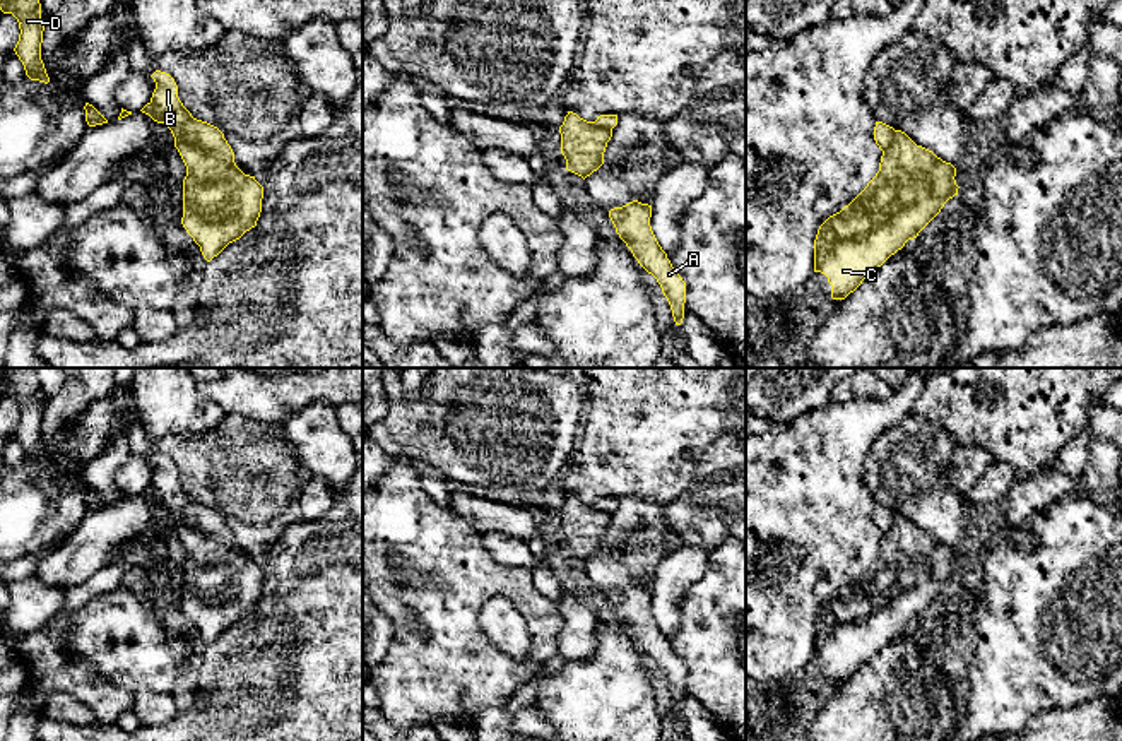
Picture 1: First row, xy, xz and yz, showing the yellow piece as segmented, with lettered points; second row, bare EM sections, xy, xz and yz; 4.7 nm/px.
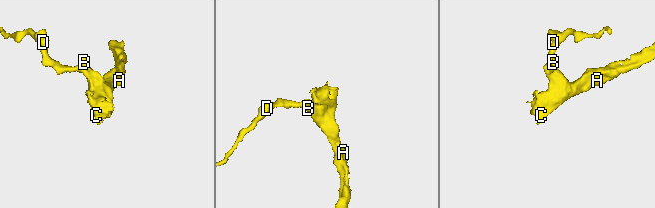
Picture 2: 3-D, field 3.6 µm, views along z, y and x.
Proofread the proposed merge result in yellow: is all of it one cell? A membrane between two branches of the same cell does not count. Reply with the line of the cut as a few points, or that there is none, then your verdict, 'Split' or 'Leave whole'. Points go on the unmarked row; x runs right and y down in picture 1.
Split along xy (183, 510), (185, 524), (197, 526), (219, 541), (233, 543). Split

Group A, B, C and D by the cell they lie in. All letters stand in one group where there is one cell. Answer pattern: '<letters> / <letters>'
A B C / D

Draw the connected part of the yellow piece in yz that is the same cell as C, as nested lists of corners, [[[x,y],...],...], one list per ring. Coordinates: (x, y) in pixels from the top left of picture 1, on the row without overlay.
[[[895,513],[889,531],[883,536],[879,554],[867,570],[840,596],[830,599],[818,613],[814,623],[814,655],[821,655],[831,667],[831,681],[845,683],[862,664],[891,638],[905,630],[941,596],[944,587],[958,578],[956,551],[932,534],[917,529],[905,515]]]

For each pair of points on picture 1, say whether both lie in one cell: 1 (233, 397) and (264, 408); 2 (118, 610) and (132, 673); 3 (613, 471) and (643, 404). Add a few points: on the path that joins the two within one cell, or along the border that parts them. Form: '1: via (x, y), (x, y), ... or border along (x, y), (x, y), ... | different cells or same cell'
1: via (240, 397), (253, 397), (257, 401) | same cell
2: via (118, 625), (120, 642), (132, 658) | same cell
3: via (626, 454), (635, 445), (635, 421) | same cell

